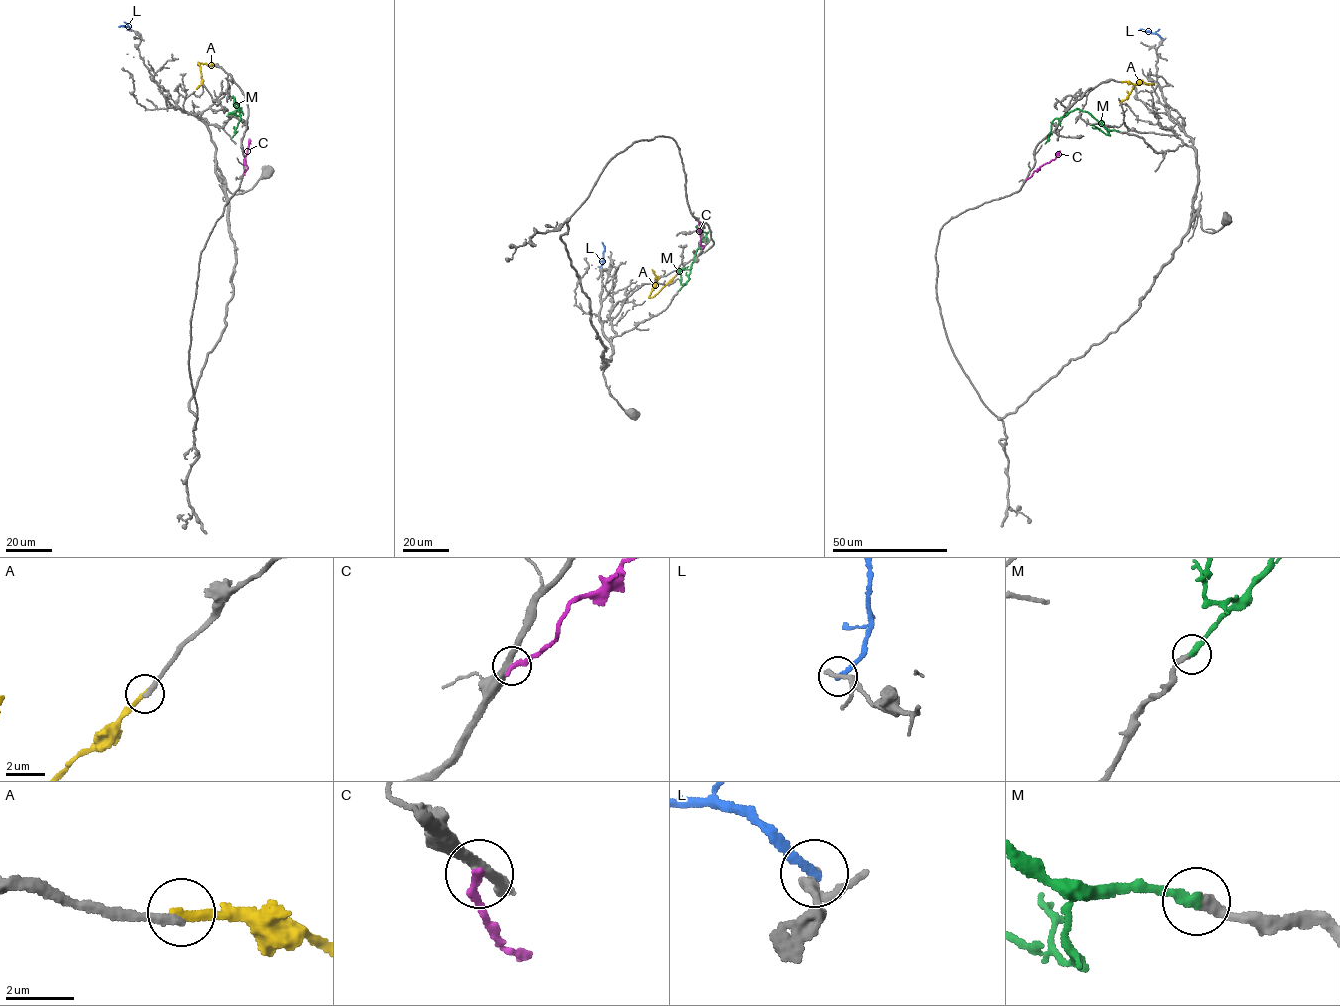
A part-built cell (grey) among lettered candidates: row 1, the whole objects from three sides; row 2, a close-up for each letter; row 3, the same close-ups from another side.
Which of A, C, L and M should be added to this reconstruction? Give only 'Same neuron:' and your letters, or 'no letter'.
Same neuron: M

